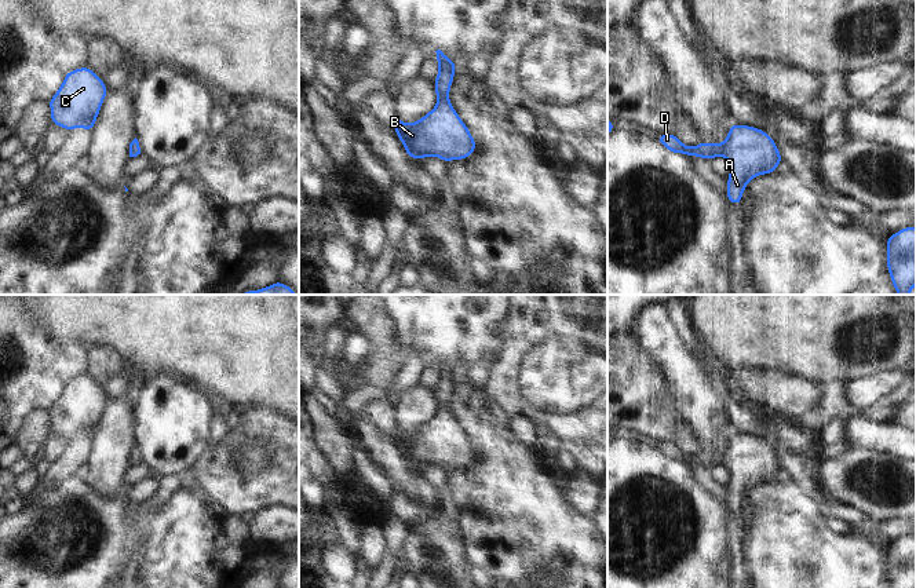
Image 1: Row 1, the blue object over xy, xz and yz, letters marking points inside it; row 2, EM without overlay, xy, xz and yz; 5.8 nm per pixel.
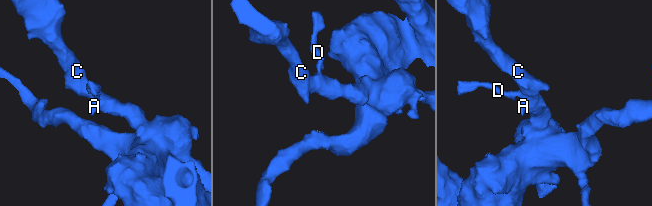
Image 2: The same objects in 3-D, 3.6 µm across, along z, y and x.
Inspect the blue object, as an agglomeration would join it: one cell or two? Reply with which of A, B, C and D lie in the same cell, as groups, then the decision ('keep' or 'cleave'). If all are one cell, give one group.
groups A B C D; keep

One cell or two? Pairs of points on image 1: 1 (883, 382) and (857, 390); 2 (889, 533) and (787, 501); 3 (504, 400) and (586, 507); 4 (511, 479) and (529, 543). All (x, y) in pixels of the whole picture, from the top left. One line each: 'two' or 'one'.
1: one
2: two
3: two
4: one

